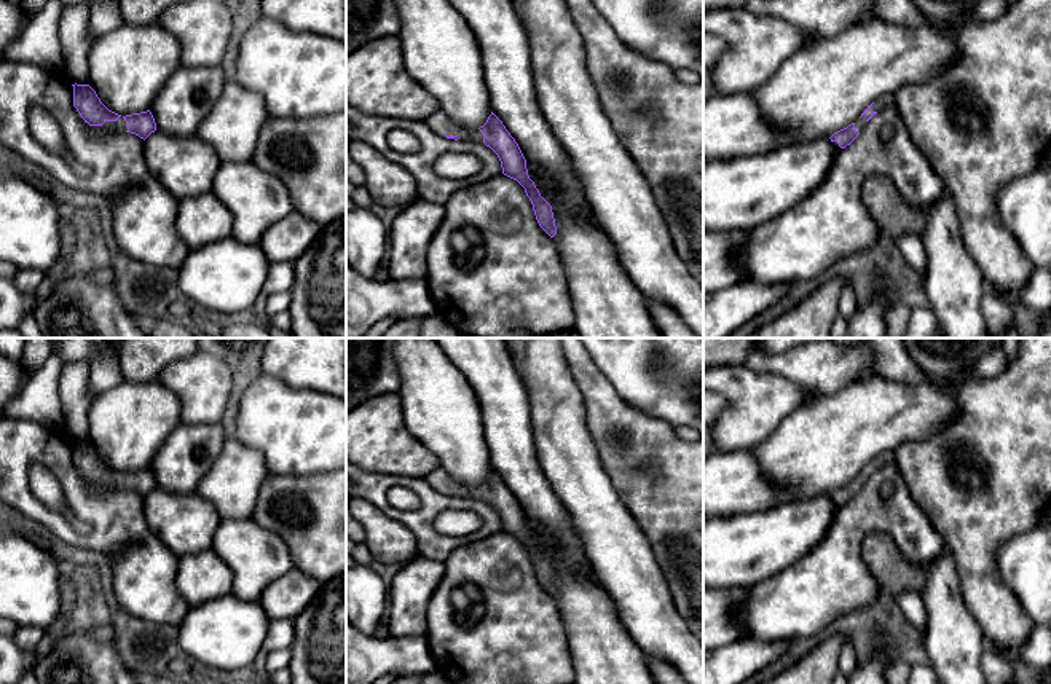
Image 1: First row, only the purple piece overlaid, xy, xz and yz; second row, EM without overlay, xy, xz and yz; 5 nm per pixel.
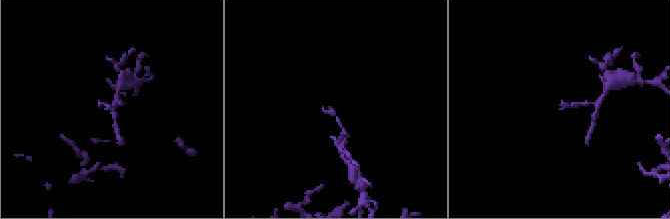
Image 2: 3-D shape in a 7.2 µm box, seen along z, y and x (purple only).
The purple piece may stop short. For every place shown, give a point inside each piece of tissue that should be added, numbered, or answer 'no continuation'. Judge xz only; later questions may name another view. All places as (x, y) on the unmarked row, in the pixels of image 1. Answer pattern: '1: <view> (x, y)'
1: xz (440, 480)

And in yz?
1: yz (882, 459)

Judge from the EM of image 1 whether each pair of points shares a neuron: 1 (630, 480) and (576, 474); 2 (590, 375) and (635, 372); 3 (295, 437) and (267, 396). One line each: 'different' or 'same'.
1: different
2: different
3: same

